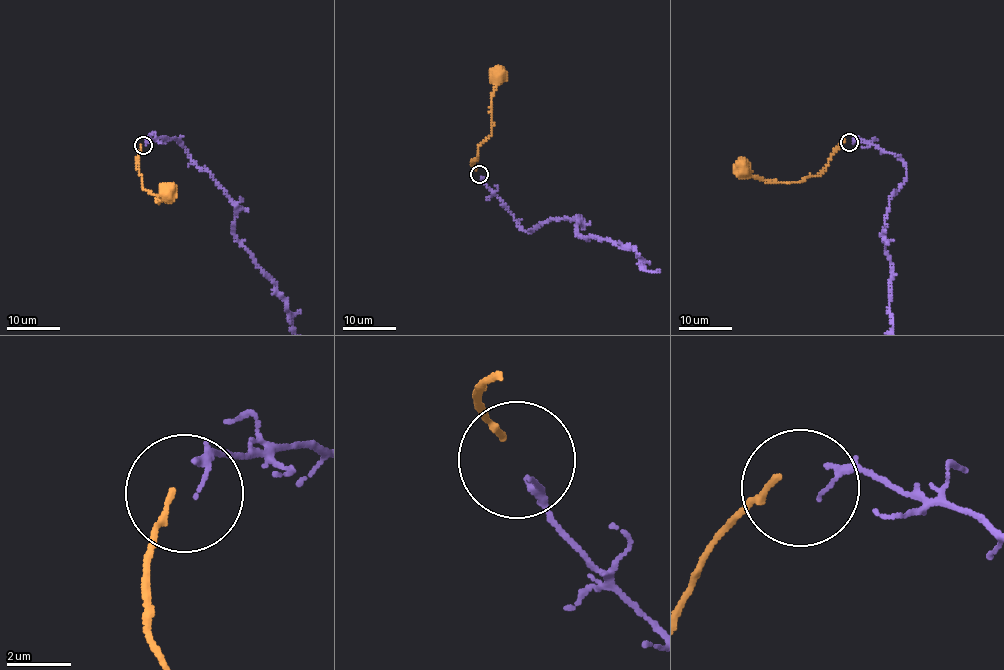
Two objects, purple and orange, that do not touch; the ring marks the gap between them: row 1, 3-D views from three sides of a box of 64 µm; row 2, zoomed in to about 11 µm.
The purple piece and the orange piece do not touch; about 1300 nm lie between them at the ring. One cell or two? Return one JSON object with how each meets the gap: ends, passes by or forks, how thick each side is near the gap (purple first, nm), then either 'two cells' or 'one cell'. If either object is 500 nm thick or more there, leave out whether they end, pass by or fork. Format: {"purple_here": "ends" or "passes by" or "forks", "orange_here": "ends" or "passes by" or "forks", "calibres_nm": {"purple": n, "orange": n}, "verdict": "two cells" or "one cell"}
{"purple_here": "ends", "orange_here": "ends", "calibres_nm": {"purple": 100, "orange": 190}, "verdict": "one cell"}

